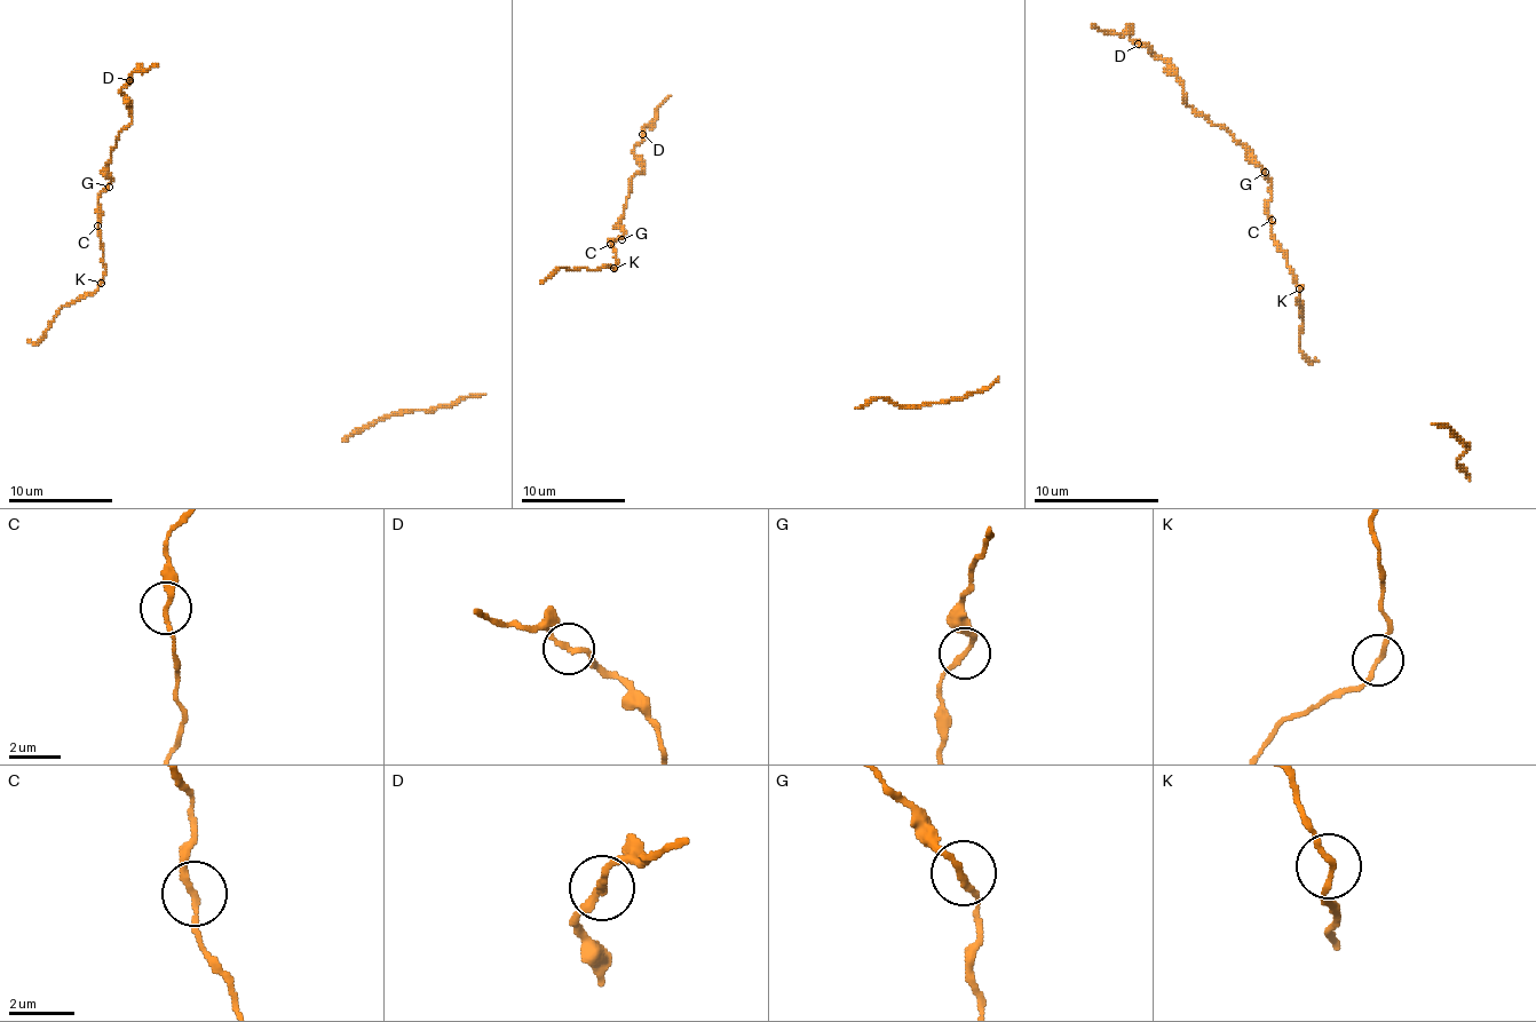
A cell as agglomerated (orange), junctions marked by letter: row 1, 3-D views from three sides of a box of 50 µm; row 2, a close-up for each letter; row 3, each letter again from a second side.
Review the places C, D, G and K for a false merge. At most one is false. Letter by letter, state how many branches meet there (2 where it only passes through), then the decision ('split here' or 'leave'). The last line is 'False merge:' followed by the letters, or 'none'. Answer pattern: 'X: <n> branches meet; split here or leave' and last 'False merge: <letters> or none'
C: 2 branches meet; leave
D: 2 branches meet; leave
G: 2 branches meet; leave
K: 2 branches meet; leave
False merge: none

